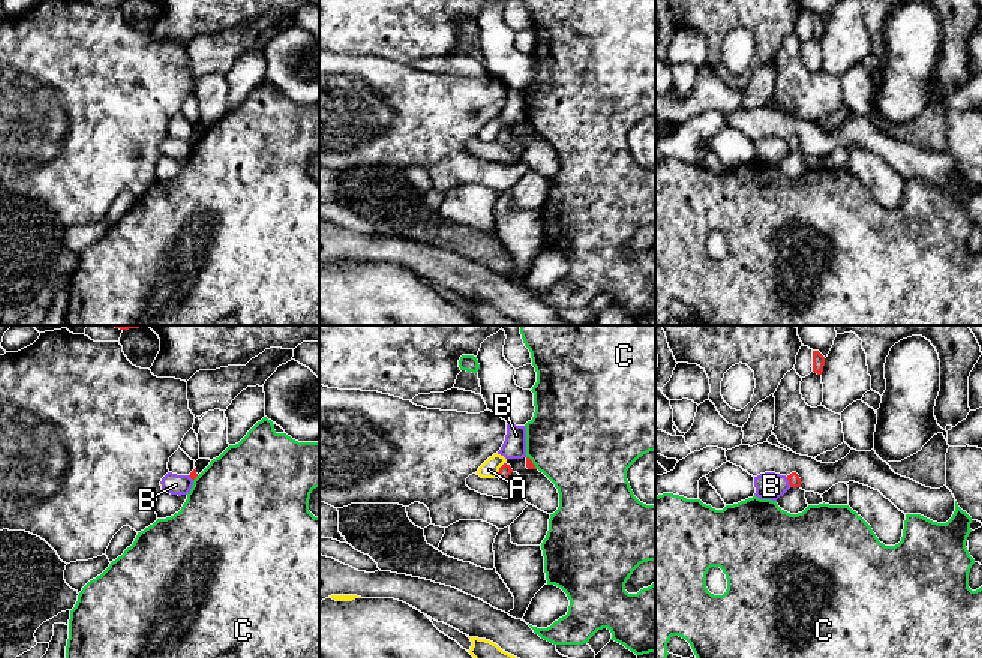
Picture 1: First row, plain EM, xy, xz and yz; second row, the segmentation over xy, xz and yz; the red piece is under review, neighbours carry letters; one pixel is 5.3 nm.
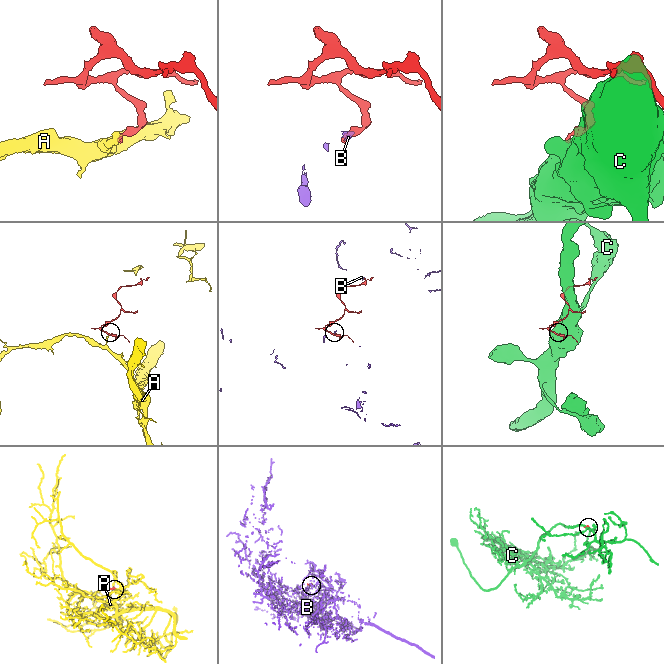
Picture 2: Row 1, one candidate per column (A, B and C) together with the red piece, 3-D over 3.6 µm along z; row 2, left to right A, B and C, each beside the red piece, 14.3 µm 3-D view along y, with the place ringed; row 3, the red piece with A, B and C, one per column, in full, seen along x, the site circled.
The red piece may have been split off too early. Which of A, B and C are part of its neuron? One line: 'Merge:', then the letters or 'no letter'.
Merge: no letter

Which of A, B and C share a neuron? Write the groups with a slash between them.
A B / C

